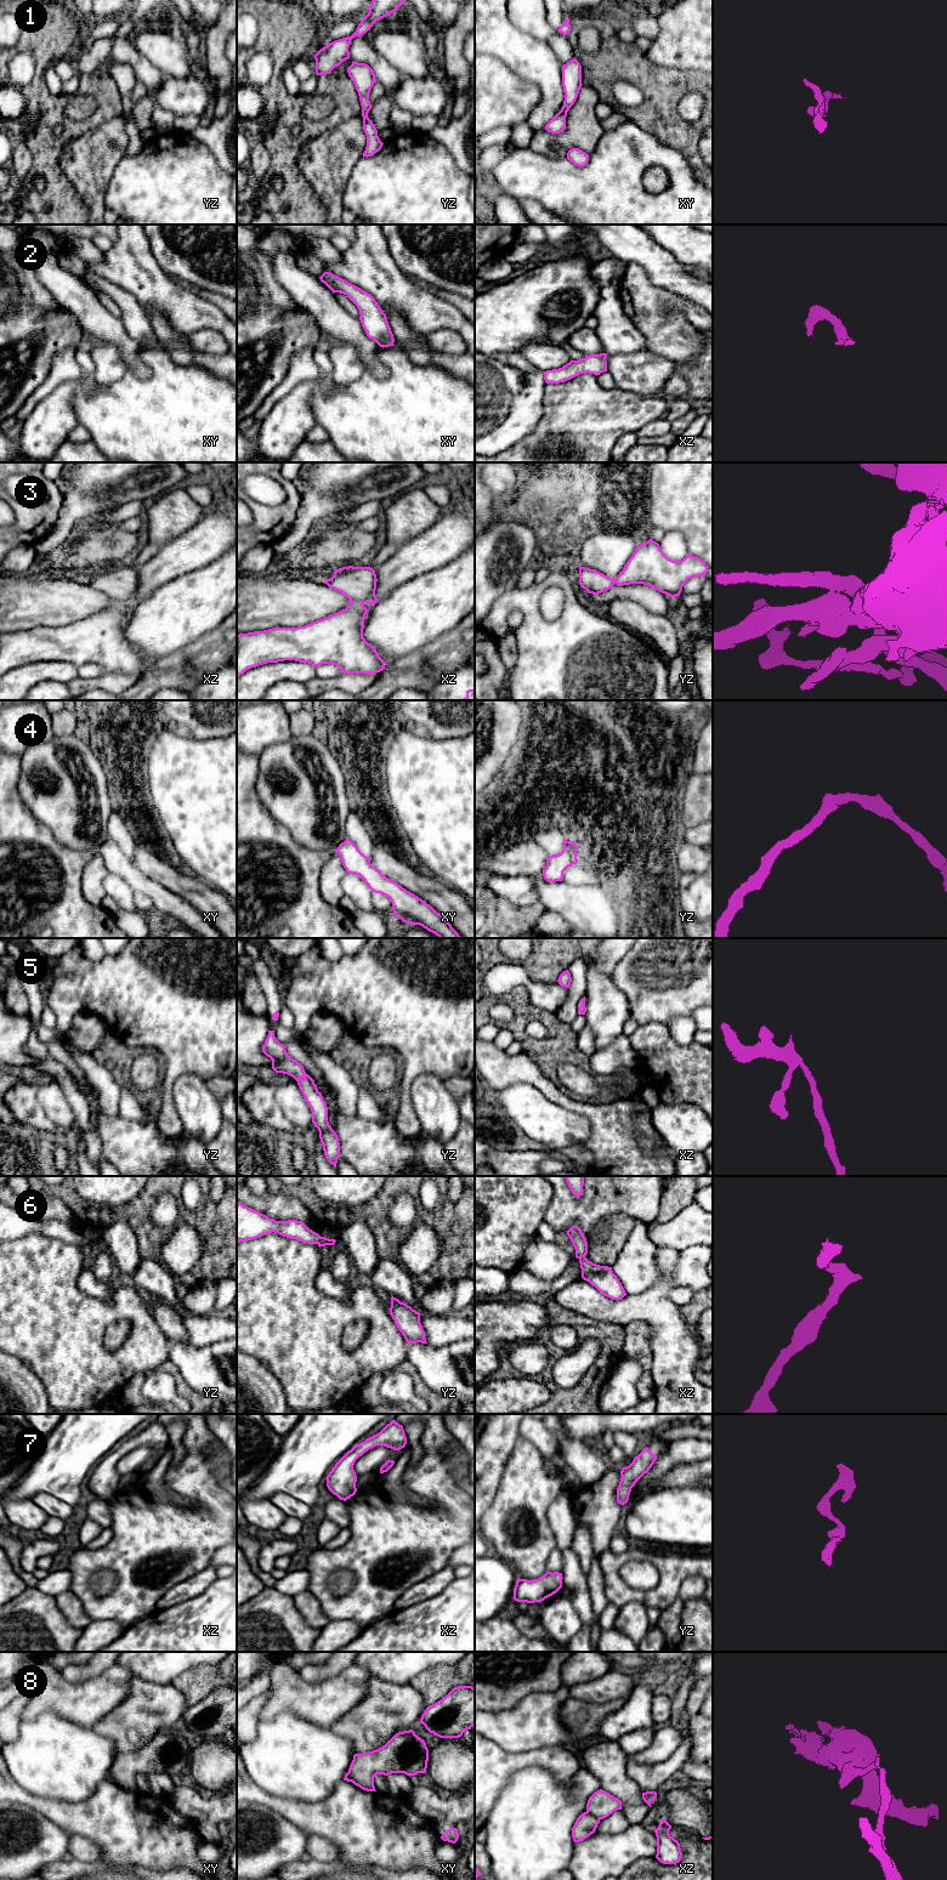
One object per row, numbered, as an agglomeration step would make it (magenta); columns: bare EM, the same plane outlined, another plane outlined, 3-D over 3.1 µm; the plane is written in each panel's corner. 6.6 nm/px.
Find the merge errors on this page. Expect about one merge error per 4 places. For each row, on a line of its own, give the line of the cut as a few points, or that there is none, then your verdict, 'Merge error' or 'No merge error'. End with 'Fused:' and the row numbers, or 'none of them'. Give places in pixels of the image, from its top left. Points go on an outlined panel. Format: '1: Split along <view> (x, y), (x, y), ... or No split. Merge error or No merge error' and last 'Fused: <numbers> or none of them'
1: No split. No merge error
2: No split. No merge error
3: Split along xz (351, 600), (357, 600), (362, 603). Merge error
4: No split. No merge error
5: No split. No merge error
6: No split. No merge error
7: No split. No merge error
8: Split along xz (587, 1811), (599, 1819). Merge error
Fused: 3, 8

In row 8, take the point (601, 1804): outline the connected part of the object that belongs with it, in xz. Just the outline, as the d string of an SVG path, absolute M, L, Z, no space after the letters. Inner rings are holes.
M602 1789L595 1791L586 1804L586 1812L599 1819L608 1817L617 1810L622 1810L622 1801Z

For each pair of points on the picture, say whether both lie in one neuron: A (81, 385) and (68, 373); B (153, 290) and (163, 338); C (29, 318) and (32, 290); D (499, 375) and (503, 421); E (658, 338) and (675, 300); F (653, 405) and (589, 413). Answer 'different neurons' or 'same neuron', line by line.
A: different neurons
B: different neurons
C: different neurons
D: same neuron
E: same neuron
F: same neuron

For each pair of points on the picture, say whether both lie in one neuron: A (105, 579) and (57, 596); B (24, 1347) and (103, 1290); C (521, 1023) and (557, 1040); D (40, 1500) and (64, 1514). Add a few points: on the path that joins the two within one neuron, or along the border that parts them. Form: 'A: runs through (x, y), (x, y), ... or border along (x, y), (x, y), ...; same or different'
A: runs through (92, 591), (88, 596), (69, 596); same
B: border along (77, 1278), (88, 1295), (118, 1294); different
C: runs through (522, 1034), (532, 1044), (546, 1044); same
D: runs through (46, 1501), (58, 1509); same

